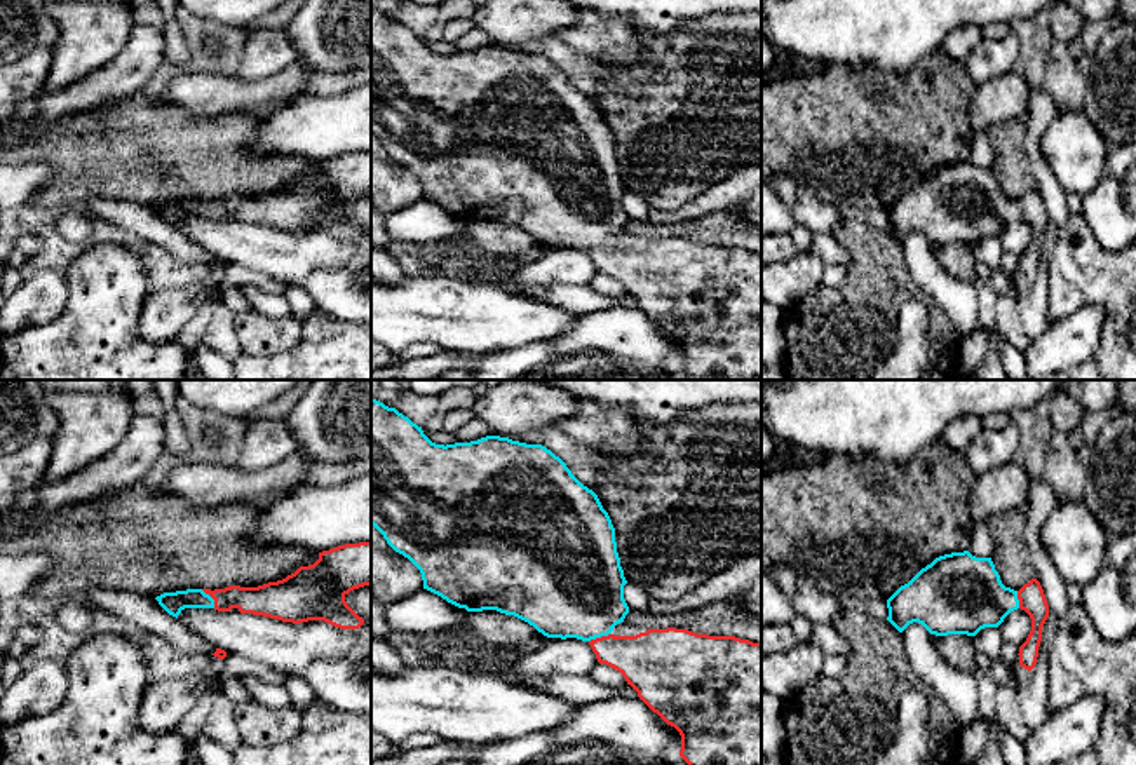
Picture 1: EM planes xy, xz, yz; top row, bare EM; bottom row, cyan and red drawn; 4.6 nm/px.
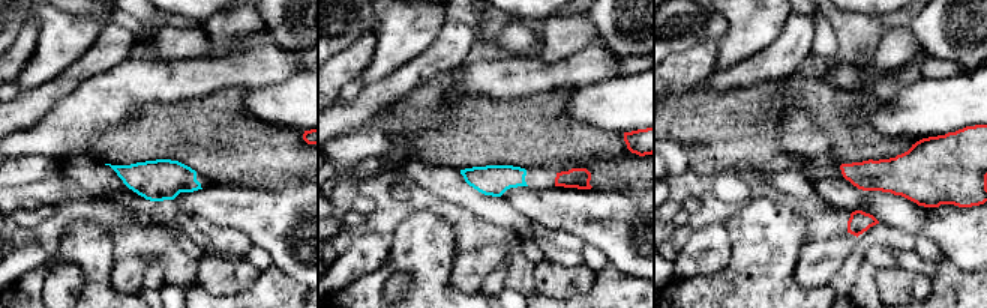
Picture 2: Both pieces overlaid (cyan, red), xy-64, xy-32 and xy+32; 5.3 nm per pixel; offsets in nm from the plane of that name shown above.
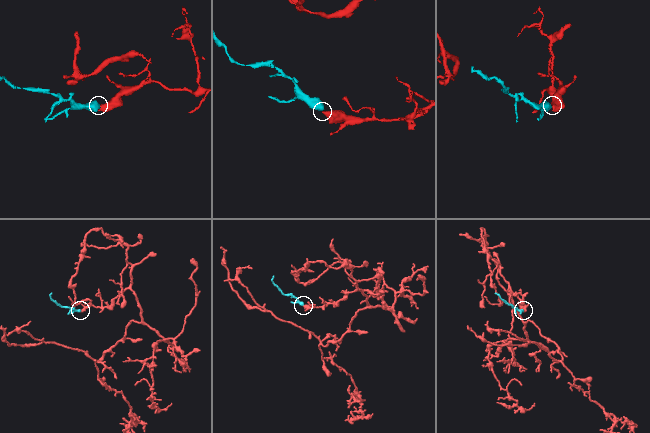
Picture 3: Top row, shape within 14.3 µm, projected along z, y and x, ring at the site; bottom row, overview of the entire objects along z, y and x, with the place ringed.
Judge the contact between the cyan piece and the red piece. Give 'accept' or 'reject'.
accept

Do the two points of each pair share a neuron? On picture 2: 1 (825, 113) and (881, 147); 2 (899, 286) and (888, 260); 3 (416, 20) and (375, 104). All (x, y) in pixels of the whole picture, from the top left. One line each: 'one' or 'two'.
1: one
2: two
3: two

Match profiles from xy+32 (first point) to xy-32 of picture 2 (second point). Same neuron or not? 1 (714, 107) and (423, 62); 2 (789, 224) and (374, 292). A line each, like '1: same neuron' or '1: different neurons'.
1: different neurons
2: same neuron

